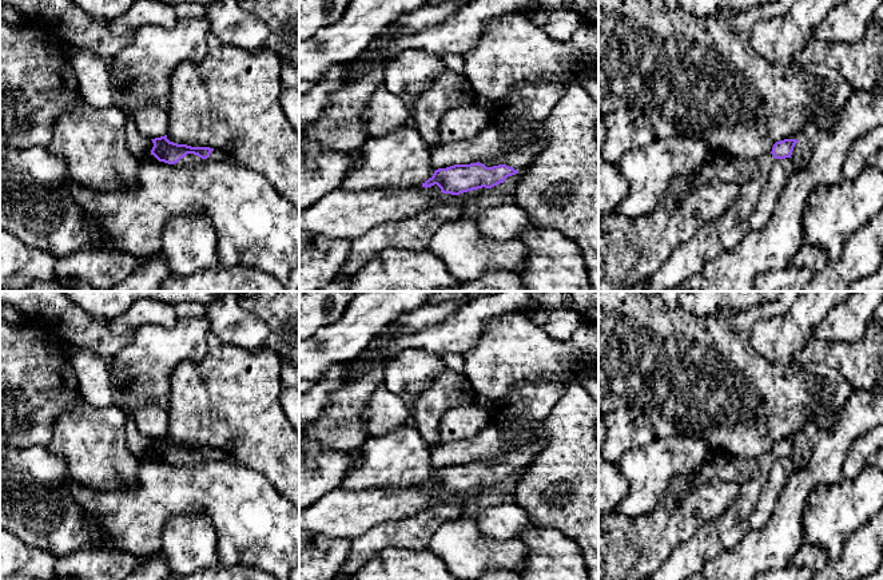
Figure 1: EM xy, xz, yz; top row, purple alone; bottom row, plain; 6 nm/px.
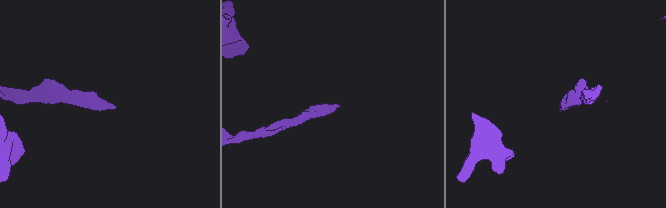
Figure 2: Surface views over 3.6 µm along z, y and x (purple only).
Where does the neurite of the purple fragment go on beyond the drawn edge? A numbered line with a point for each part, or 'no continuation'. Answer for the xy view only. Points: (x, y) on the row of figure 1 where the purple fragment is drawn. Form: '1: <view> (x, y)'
1: xy (217, 155)

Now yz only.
1: yz (751, 175)

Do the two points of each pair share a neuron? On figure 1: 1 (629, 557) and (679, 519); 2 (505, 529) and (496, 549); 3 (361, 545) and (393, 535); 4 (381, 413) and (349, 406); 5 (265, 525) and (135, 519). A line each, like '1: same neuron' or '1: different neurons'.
1: same neuron
2: different neurons
3: same neuron
4: different neurons
5: same neuron

